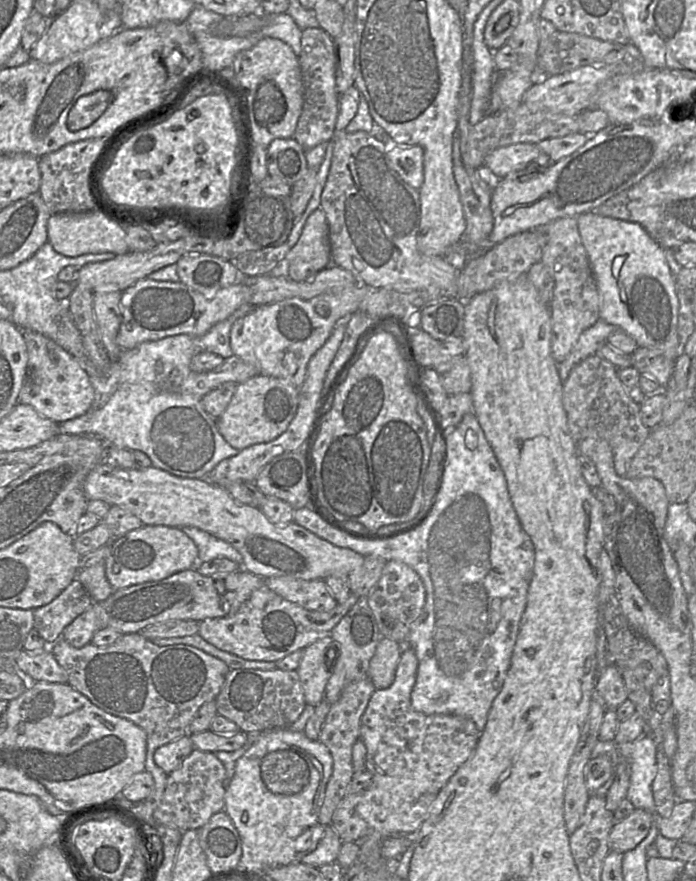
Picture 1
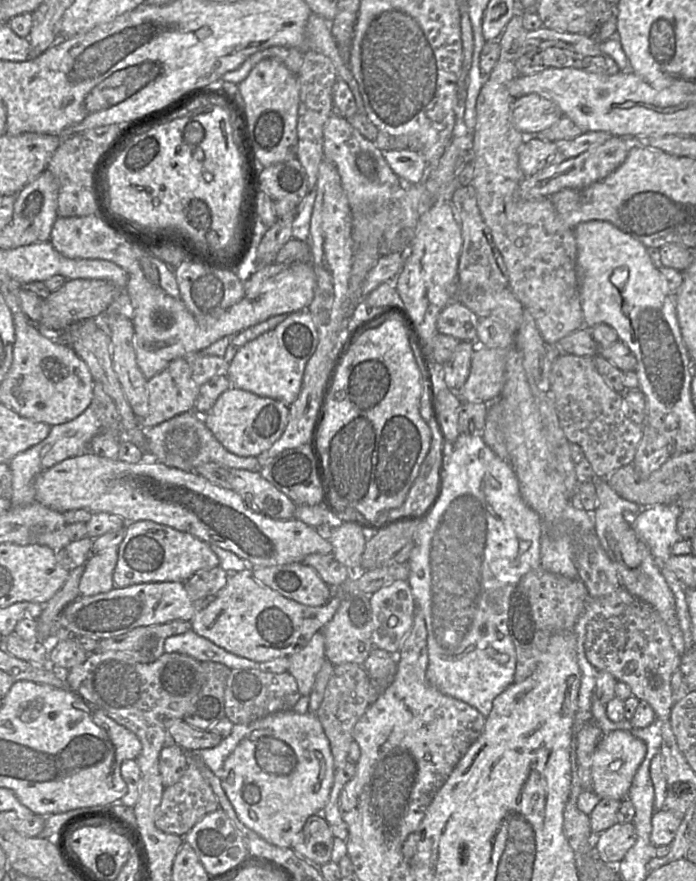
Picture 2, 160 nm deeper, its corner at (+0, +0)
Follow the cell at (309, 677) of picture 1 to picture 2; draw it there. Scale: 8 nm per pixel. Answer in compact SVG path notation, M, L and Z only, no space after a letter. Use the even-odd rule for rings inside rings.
M316 632L308 643L289 657L288 673L296 680L301 696L310 696L324 660L324 635Z

